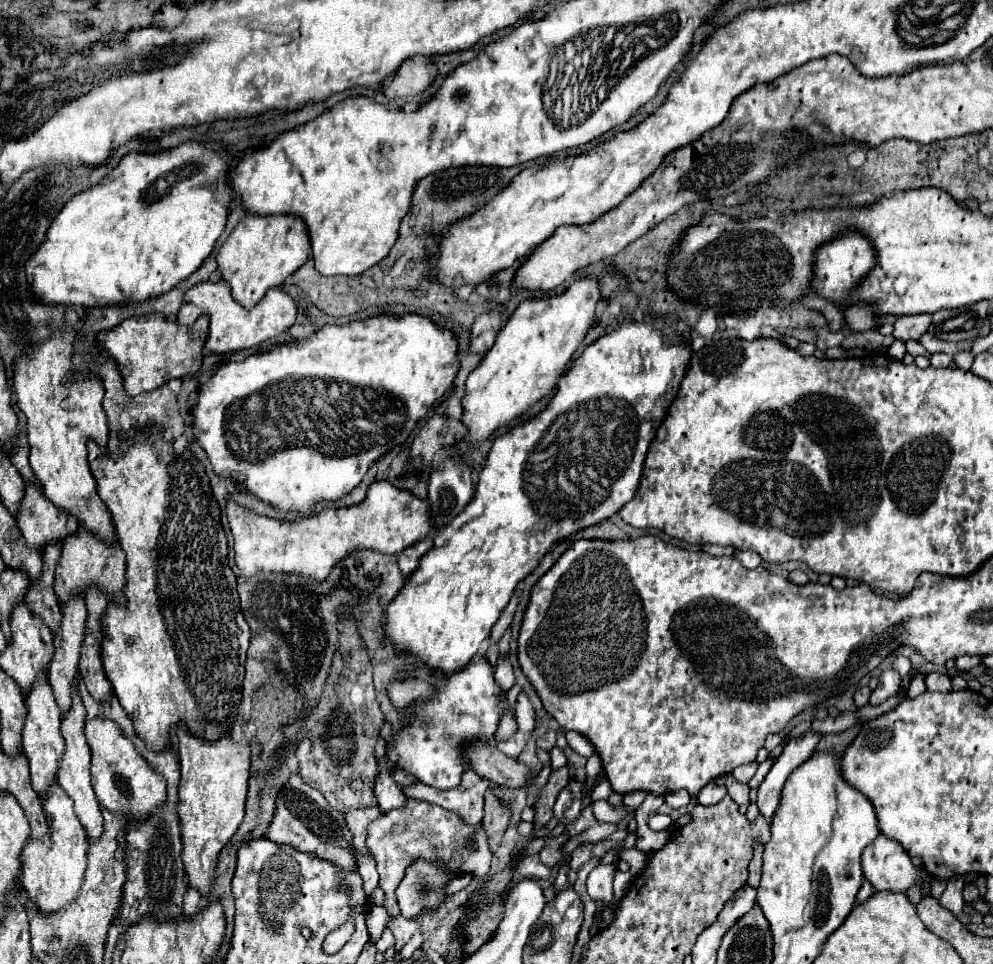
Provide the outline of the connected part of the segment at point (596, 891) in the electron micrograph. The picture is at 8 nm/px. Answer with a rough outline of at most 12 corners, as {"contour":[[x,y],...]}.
{"contour":[[614,866],[594,868],[586,880],[592,900],[612,900]]}

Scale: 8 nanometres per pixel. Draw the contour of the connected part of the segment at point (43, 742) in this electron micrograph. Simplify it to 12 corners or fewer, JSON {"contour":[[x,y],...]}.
{"contour":[[46,676],[24,696],[22,750],[40,798],[64,752],[62,712]]}

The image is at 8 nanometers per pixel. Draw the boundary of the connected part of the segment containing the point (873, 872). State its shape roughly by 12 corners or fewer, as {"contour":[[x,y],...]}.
{"contour":[[884,834],[862,854],[878,892],[906,892],[924,874]]}

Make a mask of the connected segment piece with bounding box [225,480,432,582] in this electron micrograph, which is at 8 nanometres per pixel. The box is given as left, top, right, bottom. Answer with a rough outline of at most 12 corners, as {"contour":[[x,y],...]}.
{"contour":[[386,480],[356,506],[298,520],[225,511],[244,576],[322,582],[358,548],[400,554],[428,500]]}

